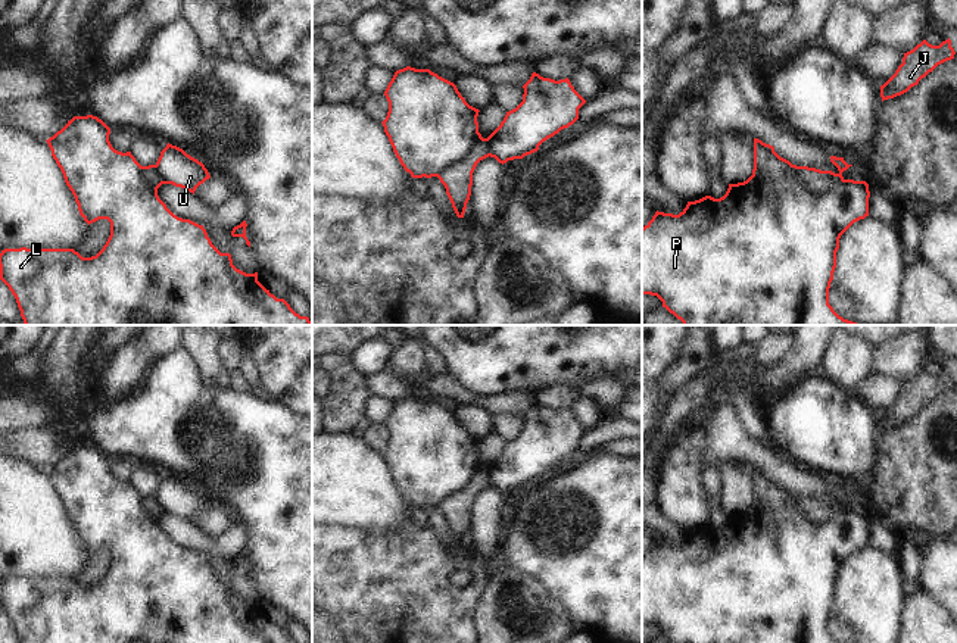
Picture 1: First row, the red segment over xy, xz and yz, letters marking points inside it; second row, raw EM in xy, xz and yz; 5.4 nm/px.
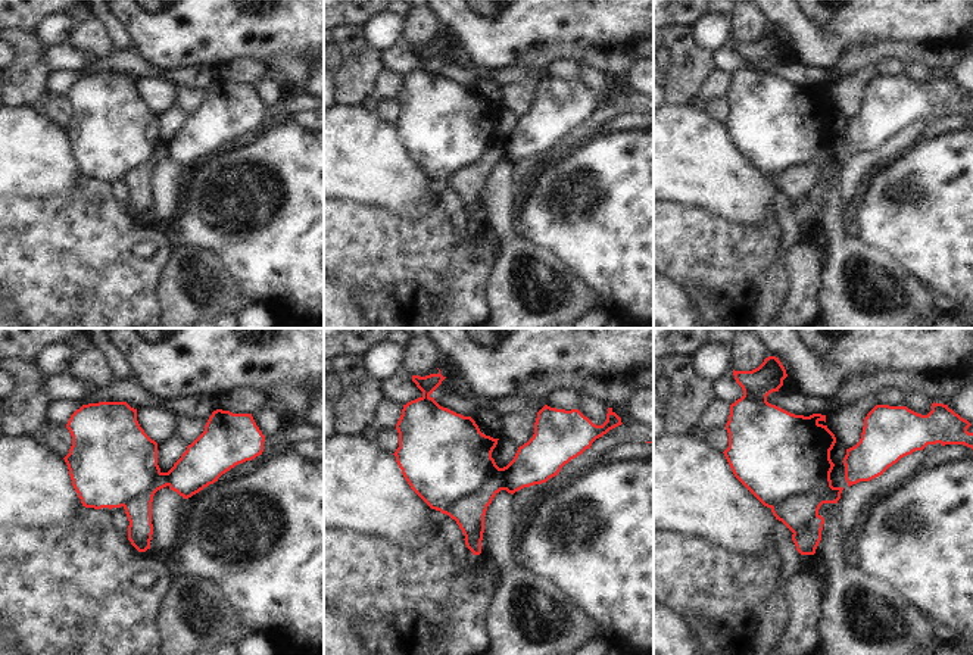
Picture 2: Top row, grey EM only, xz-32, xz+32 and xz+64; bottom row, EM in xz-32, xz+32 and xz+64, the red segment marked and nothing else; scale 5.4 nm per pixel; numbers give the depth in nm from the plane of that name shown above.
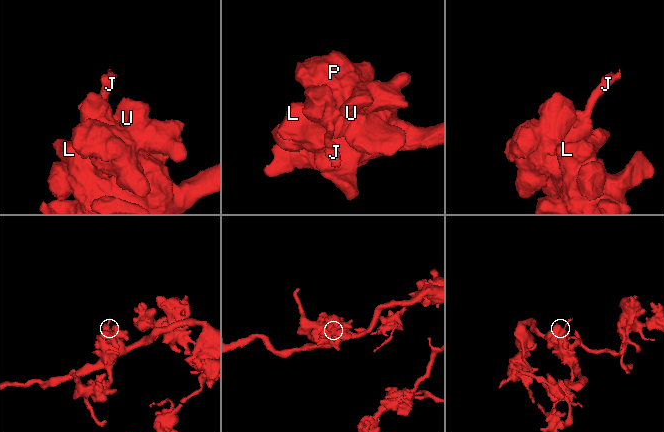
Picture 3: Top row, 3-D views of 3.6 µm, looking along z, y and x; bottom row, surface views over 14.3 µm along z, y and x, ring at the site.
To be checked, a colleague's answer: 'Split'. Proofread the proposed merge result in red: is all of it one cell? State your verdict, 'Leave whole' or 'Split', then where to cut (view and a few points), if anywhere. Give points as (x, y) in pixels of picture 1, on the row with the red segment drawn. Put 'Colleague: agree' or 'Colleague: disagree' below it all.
Split. Split along yz (792, 171), (792, 175), (813, 192), (826, 192), (842, 177)
Colleague: agree

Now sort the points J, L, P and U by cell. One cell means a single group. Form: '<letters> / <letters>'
J / L P U

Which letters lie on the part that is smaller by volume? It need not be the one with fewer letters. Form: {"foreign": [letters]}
{"foreign": ["J"]}

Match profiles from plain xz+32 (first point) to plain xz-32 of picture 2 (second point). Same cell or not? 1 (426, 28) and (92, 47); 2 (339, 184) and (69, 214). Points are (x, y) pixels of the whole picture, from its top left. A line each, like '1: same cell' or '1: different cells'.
1: same cell
2: different cells

